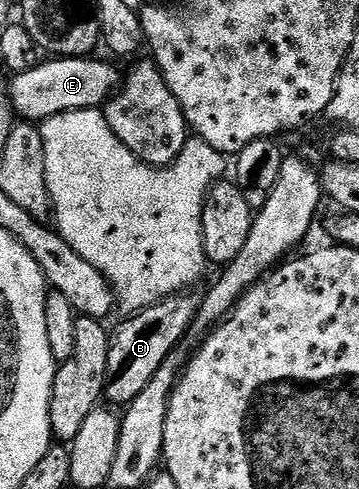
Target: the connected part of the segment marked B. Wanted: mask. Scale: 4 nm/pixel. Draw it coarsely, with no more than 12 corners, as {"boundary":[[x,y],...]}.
{"boundary":[[169,294],[113,331],[105,401],[129,406],[190,334],[202,294]]}

